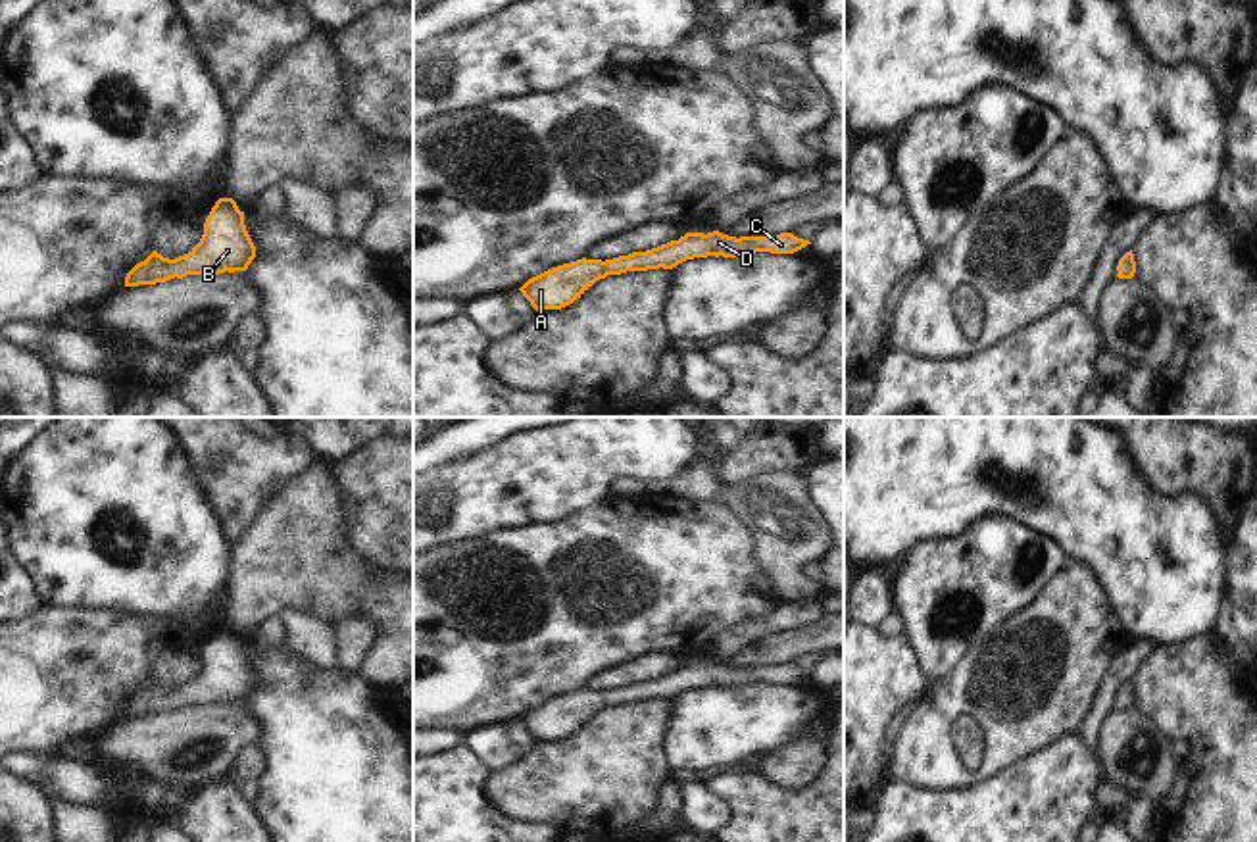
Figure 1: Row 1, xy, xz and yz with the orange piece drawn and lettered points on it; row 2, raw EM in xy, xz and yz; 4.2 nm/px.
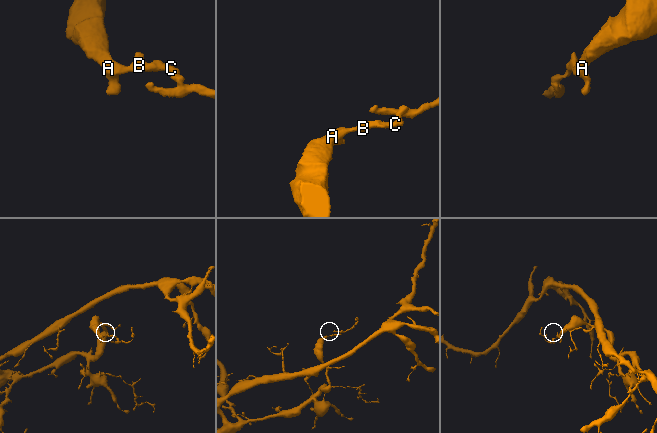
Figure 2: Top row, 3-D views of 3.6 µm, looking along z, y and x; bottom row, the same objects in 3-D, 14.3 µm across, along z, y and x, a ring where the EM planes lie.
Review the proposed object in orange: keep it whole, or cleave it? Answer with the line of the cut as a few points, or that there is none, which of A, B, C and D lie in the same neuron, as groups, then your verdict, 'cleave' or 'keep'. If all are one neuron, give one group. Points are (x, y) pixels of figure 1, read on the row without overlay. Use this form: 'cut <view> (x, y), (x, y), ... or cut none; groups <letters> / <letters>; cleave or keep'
cut none; groups A B C D; keep

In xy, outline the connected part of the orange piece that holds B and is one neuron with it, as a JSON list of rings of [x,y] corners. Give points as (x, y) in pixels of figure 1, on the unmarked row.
[[[219,629],[204,654],[200,673],[188,684],[169,690],[154,681],[127,704],[125,717],[246,702],[254,688],[256,677],[244,656],[244,642],[233,629]]]

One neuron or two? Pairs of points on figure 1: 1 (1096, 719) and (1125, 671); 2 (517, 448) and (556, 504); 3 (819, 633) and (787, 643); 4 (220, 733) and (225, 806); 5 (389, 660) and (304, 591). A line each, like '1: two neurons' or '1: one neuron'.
1: one neuron
2: one neuron
3: one neuron
4: two neurons
5: one neuron

